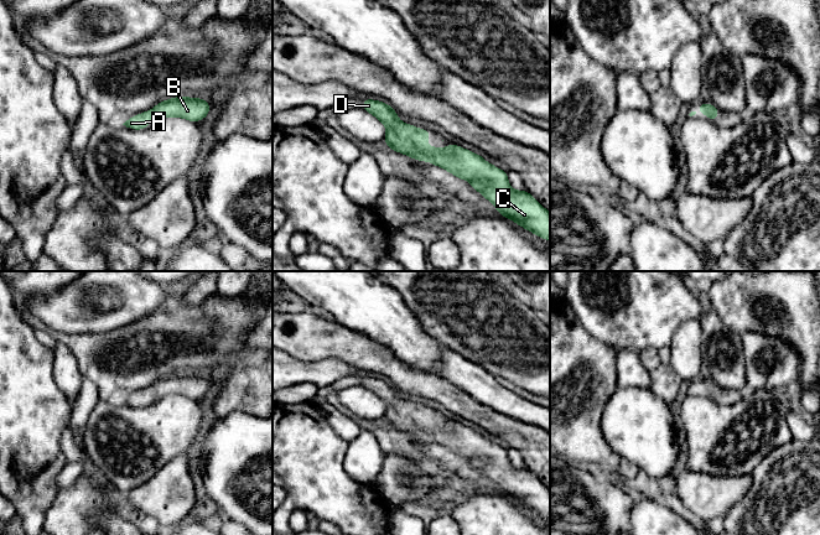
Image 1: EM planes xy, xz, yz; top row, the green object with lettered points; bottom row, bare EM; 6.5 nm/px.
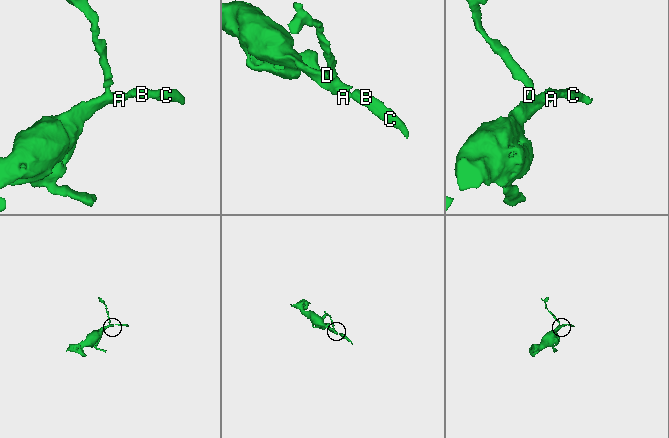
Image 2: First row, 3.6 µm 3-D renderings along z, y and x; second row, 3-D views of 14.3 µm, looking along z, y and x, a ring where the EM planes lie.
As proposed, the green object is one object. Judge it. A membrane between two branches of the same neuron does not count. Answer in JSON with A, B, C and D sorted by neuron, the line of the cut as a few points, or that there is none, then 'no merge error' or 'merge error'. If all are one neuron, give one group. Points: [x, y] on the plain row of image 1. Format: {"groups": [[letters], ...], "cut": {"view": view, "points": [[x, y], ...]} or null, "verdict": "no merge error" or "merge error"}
{"groups": [["A", "B", "C", "D"]], "cut": null, "verdict": "no merge error"}

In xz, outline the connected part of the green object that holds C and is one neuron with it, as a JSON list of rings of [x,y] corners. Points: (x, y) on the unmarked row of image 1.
[[[374,376],[362,379],[362,385],[386,404],[383,419],[389,426],[417,438],[429,438],[471,459],[473,467],[493,481],[500,493],[550,519],[550,490],[525,467],[512,467],[507,448],[451,420],[447,420],[446,427],[440,424],[429,426],[425,417],[432,415],[430,409],[400,399],[389,381]]]

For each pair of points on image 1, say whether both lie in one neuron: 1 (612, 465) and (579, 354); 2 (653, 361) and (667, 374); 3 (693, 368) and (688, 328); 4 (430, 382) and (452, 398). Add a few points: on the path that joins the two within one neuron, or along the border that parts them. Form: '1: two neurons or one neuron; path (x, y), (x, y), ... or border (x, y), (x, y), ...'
1: one neuron; path (585, 437), (572, 425), (572, 391), (579, 382)
2: two neurons; border (660, 363), (650, 372)
3: one neuron; path (688, 358), (688, 338)
4: one neuron; path (435, 387), (447, 395)

